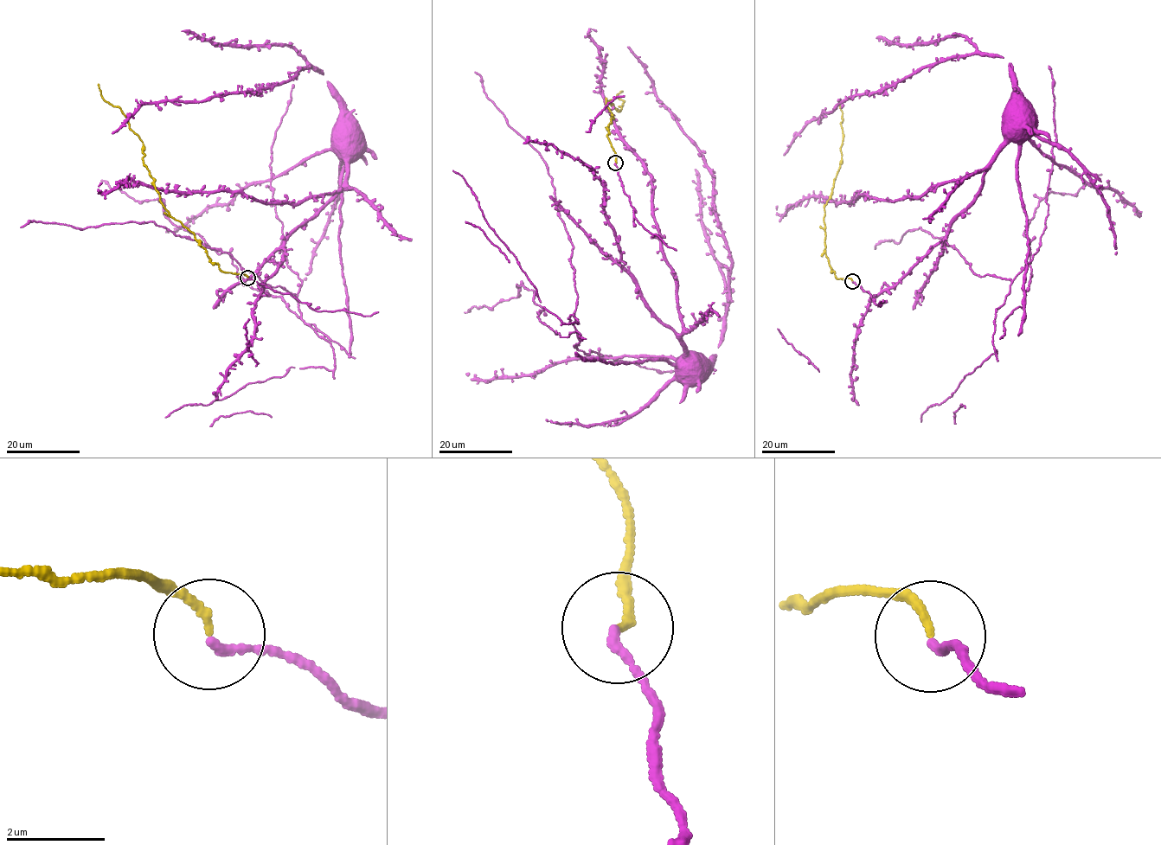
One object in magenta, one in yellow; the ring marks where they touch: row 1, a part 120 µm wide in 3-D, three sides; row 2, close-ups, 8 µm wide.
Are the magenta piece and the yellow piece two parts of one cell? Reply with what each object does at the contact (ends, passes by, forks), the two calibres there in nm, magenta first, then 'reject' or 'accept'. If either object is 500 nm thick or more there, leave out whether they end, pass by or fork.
magenta ends; yellow ends; calibres 180 and 140 nm; accept

